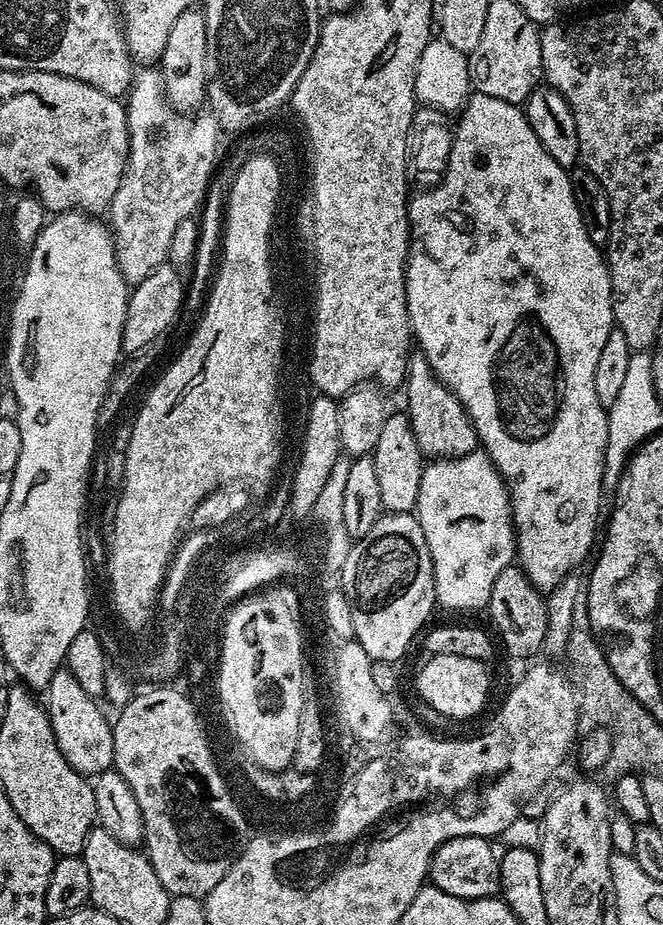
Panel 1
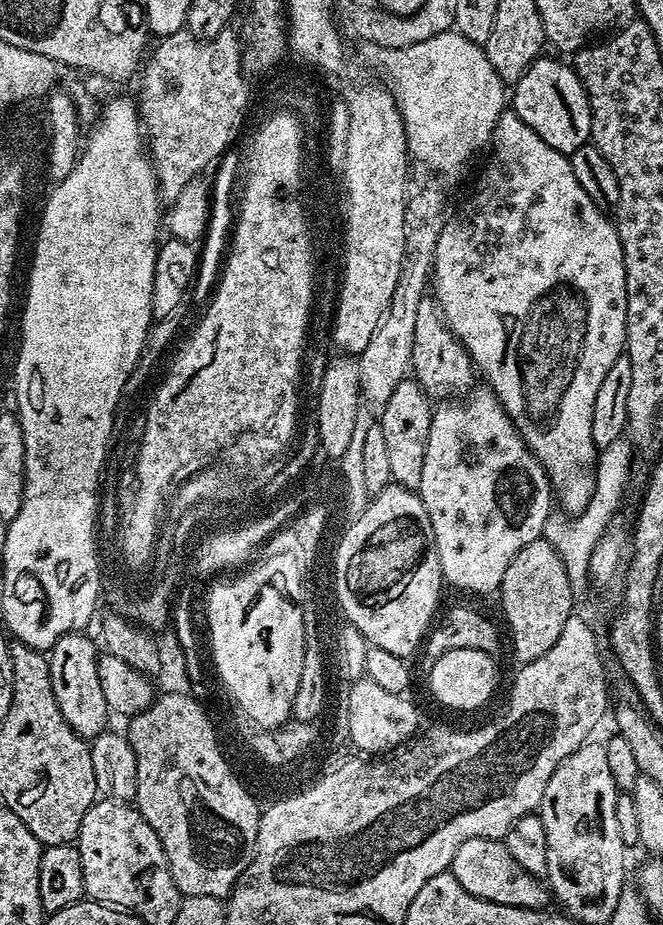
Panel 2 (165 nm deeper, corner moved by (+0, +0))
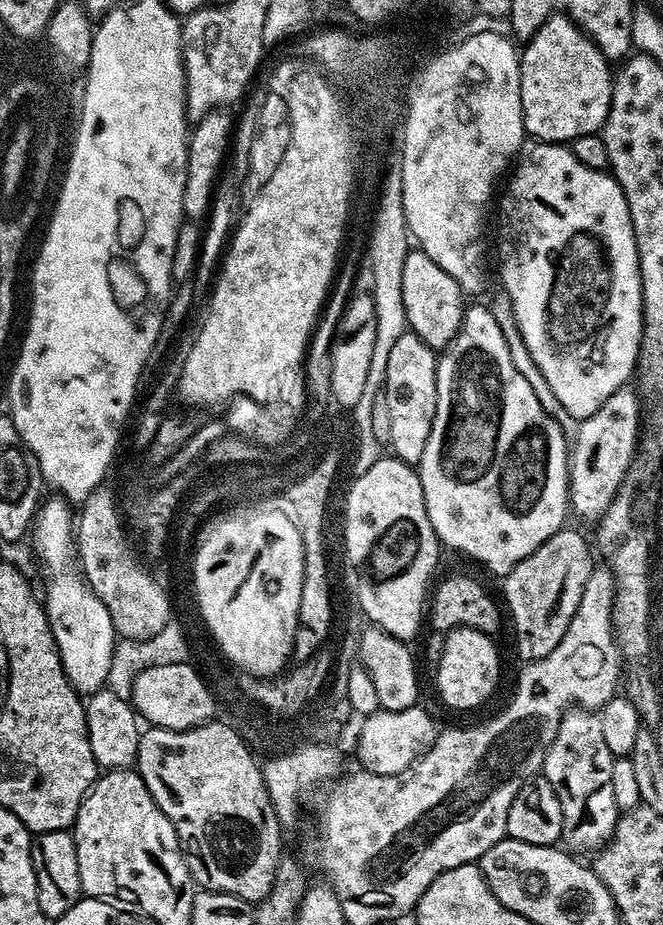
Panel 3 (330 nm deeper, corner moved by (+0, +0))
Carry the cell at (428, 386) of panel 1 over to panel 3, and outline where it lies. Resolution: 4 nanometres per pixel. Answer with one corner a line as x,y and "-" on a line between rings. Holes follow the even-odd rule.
411,250
406,254
406,262
402,275
402,303
405,306
407,327
426,346
437,350
447,348
456,337
462,326
462,318
466,307
466,293
430,258
430,254
419,250

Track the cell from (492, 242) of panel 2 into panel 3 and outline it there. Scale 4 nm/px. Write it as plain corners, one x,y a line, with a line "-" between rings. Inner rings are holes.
529,139
524,147
520,149
518,159
515,161
514,167
511,169
510,175
507,177
506,185
508,189
499,197
500,200
500,233
496,236
496,248
500,251
500,280
504,283
504,292
508,295
508,300
512,303
512,316
516,319
516,328
520,331
520,340
524,343
524,348
528,351
528,356
532,359
534,367
540,371
540,376
544,379
544,384
547,391
550,393
553,400
562,402
564,412
567,415
572,415
576,422
590,418
590,414
594,414
594,410
598,410
602,406
602,402
606,402
606,398
610,398
610,394
614,394
614,390
625,387
629,383
628,380
633,379
634,373
638,368
640,358
640,339
644,333
644,307
642,306
642,278
640,277
640,263
638,262
638,246
634,238
634,226
630,220
630,206
626,206
626,194
622,194
622,186
618,186
618,182
612,176
611,171
591,168
582,162
578,162
578,158
574,158
571,147
564,144
549,144
543,140

